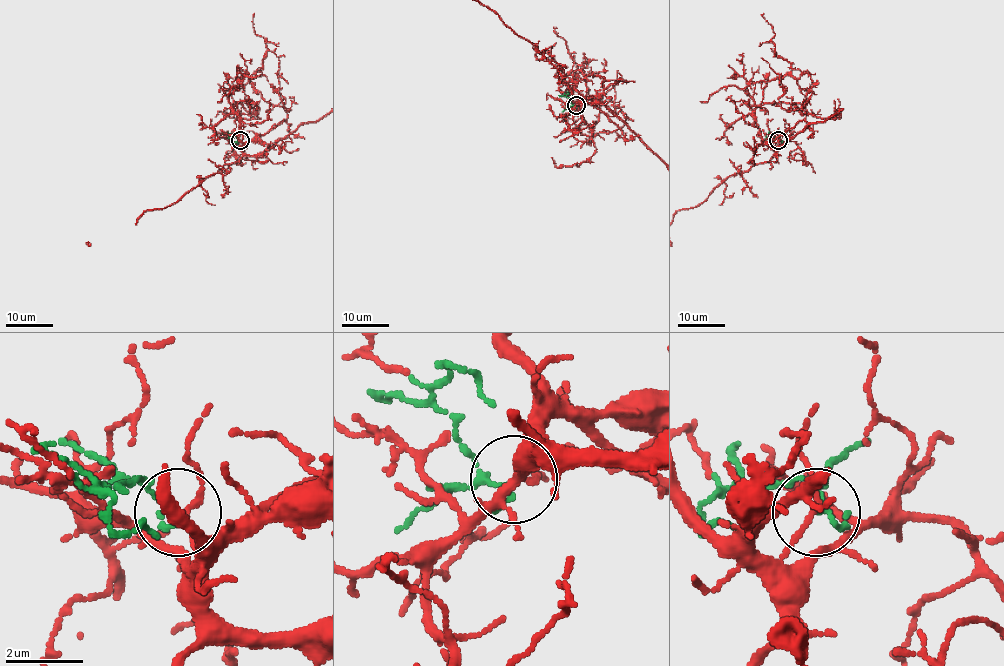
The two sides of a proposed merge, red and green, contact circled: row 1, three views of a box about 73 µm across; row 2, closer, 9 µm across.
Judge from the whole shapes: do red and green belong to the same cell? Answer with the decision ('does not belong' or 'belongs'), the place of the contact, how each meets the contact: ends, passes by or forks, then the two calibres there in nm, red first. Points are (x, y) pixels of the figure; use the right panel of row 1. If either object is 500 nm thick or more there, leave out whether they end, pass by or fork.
does not belong; place (778, 140); red passes by; green passes by; calibres 120 and 110 nm

